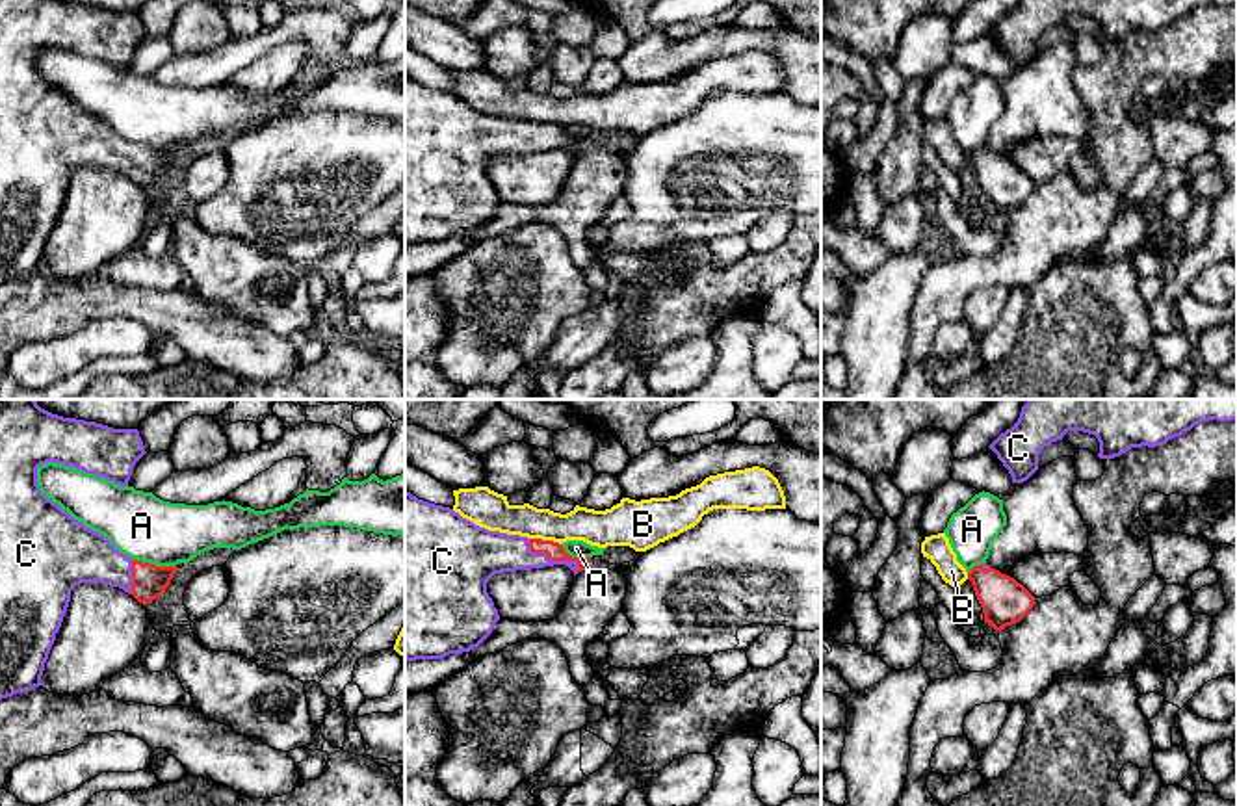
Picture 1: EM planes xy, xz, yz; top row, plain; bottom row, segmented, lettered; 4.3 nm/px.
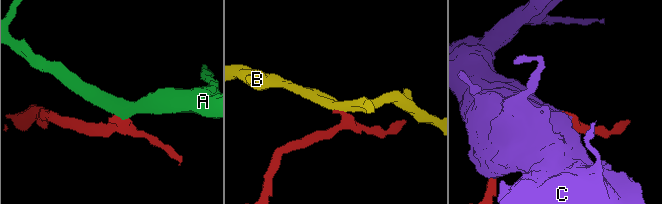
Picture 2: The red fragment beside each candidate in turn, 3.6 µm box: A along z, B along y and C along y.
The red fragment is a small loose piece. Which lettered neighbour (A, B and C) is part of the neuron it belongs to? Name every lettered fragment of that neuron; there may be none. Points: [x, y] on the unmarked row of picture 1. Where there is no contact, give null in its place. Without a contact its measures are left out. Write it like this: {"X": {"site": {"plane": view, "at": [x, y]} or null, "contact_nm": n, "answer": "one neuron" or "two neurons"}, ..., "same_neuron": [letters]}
{"A": {"site": {"plane": "xy", "at": [155, 149]}, "contact_nm": 190, "answer": "two neurons"}, "B": {"site": {"plane": "xz", "at": [546, 125]}, "contact_nm": 150, "answer": "two neurons"}, "C": {"site": {"plane": "xz", "at": [552, 143]}, "contact_nm": 260, "answer": "one neuron"}, "same_neuron": ["C"]}

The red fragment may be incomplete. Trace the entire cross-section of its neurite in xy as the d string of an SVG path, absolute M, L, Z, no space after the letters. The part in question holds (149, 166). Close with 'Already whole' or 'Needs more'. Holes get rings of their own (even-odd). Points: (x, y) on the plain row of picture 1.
M0 0L0 284L41 269L76 169L119 171L143 189L169 171L178 150L156 150L121 137L104 119L48 84L37 69L37 52L58 46L126 71L145 37L137 13L63 0Z. Needs more

